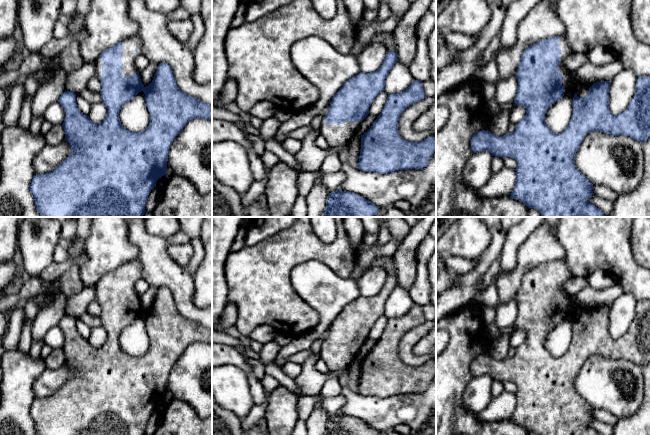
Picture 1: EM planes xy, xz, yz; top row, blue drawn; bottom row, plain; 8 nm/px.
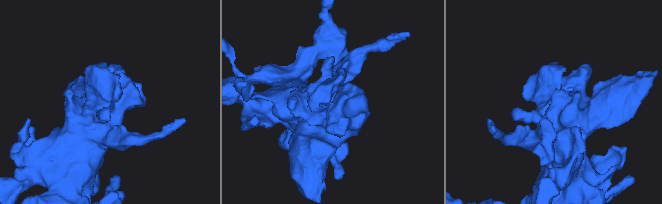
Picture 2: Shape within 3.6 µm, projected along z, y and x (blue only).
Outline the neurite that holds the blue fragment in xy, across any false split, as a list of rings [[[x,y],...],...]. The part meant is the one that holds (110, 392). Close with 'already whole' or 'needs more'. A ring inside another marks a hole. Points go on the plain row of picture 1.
[[[134,259],[106,273],[95,285],[95,301],[101,306],[100,318],[107,332],[107,340],[101,347],[92,346],[89,340],[80,335],[74,316],[65,315],[60,320],[58,326],[65,335],[62,350],[65,364],[72,371],[72,377],[51,396],[33,400],[29,414],[35,424],[37,435],[145,435],[149,417],[156,411],[157,404],[167,397],[168,376],[176,360],[194,342],[212,345],[212,330],[182,316],[177,310],[170,289],[159,288],[152,306],[145,311],[134,289],[135,283],[141,277],[142,266]],[[141,315],[145,318],[150,348],[143,356],[132,356],[122,350],[119,336],[124,328]]] | needs more

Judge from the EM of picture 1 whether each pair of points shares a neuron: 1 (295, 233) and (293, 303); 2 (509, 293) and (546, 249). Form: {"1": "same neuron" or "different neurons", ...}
{"1": "same neuron", "2": "same neuron"}

